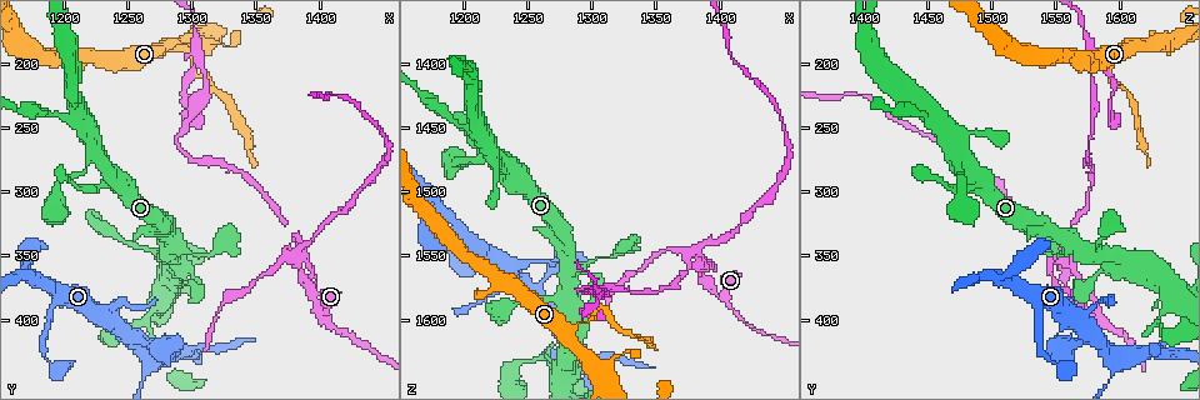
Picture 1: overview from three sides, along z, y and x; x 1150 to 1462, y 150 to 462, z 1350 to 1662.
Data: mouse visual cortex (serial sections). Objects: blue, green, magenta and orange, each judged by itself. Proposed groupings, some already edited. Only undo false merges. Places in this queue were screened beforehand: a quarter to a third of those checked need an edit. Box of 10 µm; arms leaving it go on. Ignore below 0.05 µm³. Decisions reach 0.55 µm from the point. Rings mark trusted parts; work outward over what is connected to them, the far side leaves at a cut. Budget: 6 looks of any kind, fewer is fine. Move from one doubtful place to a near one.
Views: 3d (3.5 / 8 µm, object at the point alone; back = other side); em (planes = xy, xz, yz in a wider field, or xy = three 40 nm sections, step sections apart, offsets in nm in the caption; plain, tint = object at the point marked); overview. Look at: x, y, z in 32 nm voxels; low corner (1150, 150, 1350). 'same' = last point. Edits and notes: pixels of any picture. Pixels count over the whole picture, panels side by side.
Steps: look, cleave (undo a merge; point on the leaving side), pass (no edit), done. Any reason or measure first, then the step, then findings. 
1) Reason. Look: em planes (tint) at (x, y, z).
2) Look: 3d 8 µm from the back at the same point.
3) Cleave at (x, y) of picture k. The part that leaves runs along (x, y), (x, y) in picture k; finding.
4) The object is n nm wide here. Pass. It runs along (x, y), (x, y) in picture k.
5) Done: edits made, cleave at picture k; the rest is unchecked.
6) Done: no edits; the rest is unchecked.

Sudden change in width. Look: 3d 8 µm at (1290, 180, 1604).

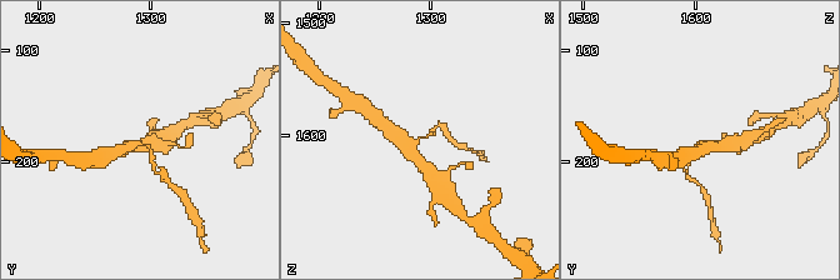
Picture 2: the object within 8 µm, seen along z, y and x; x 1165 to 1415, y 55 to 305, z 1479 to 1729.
Look: 3d 3.5 µm at the same point.

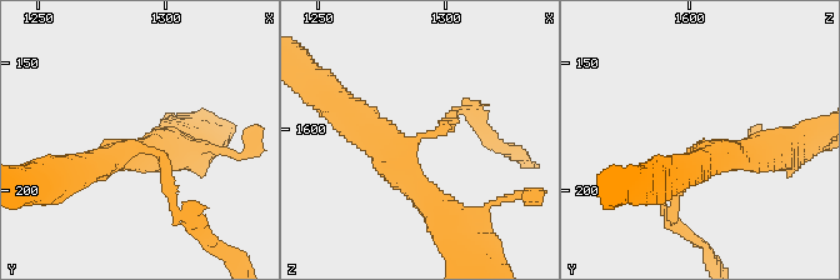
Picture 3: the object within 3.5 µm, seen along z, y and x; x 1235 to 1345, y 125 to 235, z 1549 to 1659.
The arms are 100, 400 nm wide. Look: em xy step 1 (tint) at (1292, 183, 1603).

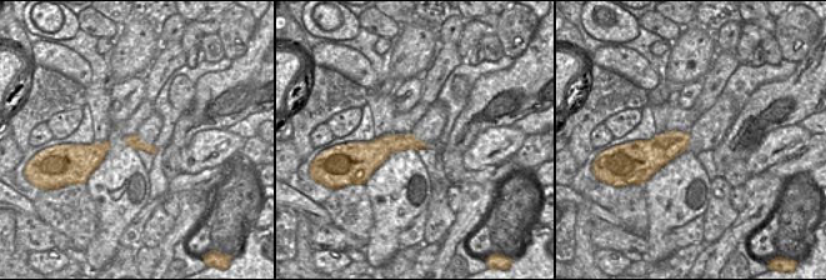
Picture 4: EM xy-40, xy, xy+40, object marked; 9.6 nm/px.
Cleave at (171, 195) of picture 3. The part that leaves runs along (159, 156), (171, 206), (209, 241) in picture 3; a second cell is stuck on.

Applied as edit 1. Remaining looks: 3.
Look: overview.

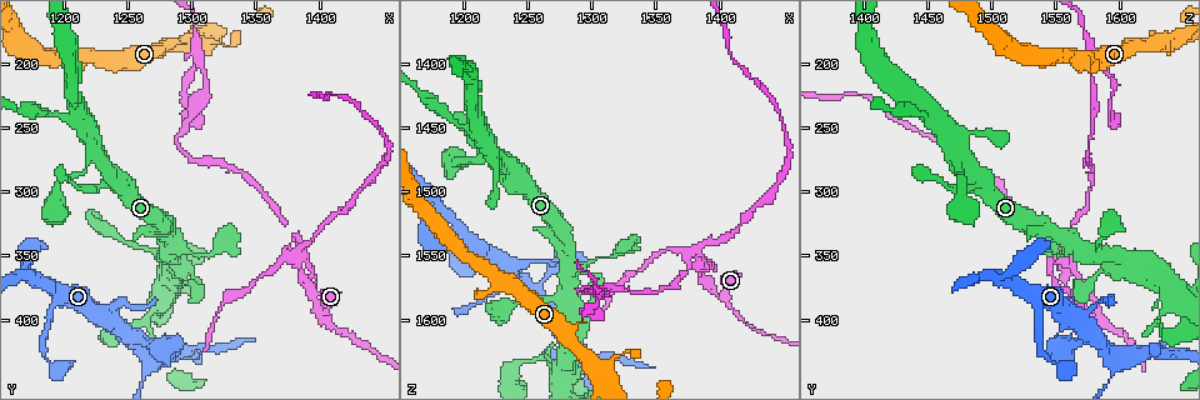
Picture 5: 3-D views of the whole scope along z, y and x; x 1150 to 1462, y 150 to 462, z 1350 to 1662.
Branch point. Look: 3d 3.5 µm at (1212, 238, 1450).

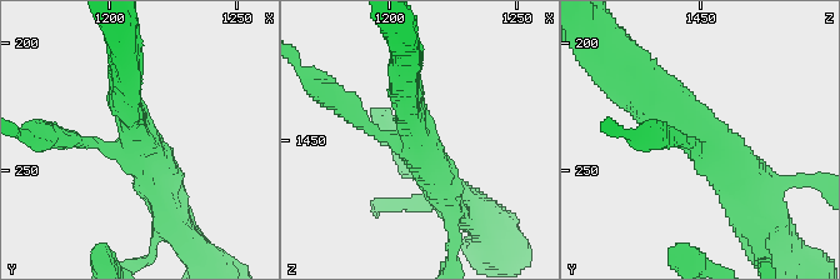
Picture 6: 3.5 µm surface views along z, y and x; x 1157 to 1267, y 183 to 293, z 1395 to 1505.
3 arms meet here; the arms are 200, 350, 400 nm wide. Look: em xy step 5 (tint) at (1212, 237, 1452).

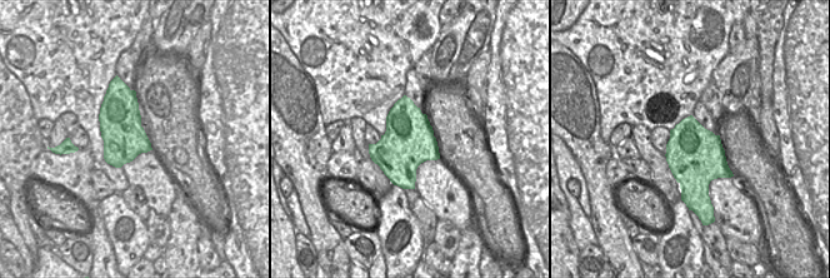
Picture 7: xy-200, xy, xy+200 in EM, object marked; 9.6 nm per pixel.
Pass. It runs along (743, 200), (724, 150), (640, 93) in picture 6; continuous, no second cell.

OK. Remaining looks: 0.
Done: edits made, cleave at picture 3; the rest is unchecked.

